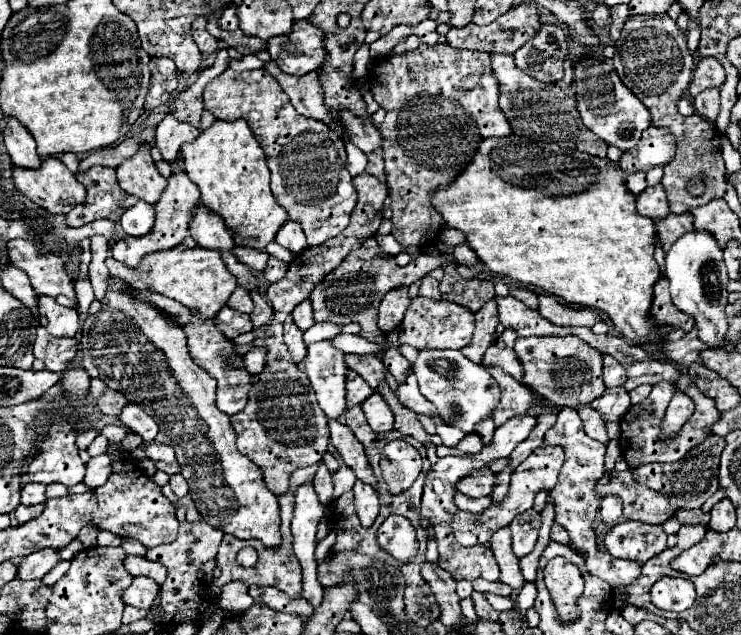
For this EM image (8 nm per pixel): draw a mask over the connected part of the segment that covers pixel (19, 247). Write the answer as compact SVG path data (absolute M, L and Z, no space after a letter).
M11 240L7 244L7 250L11 264L21 268L29 276L29 282L37 294L63 294L67 298L75 298L73 280L65 272L63 258L51 252L43 252L35 246L33 240Z

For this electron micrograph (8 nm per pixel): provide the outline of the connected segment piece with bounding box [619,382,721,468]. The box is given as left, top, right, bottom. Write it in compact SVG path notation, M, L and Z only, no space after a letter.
M669 382L655 384L651 394L643 402L631 406L621 420L619 448L621 448L629 468L639 468L639 466L651 464L651 462L677 462L677 460L681 460L691 448L701 444L711 434L711 430L707 430L707 428L713 426L721 416L719 410L715 408L715 404L711 404L711 398L703 396L703 392L697 392L697 388L693 384L693 402L695 402L693 428L681 428L677 436L671 434L671 436L663 438L663 432L657 428L657 388L669 388Z

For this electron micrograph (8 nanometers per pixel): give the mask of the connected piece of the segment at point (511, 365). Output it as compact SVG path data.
M493 344L487 354L483 356L483 366L499 366L505 372L509 372L517 382L523 382L523 366L515 354L513 348L505 348L505 346L497 346Z

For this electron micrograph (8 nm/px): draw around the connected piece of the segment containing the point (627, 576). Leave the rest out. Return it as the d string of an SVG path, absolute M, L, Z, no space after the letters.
M563 408L557 416L557 422L553 428L547 430L545 434L547 444L561 444L565 450L565 462L559 472L559 480L555 488L551 490L551 498L555 502L555 522L561 524L571 538L571 542L587 562L587 570L595 574L597 578L603 578L611 586L615 584L631 584L633 580L639 578L641 564L627 562L627 560L615 560L608 552L603 552L595 542L595 532L593 532L593 520L601 504L601 496L595 492L597 480L605 474L603 466L603 456L605 456L605 446L591 440L583 432L583 424L579 420L579 414L575 408Z

